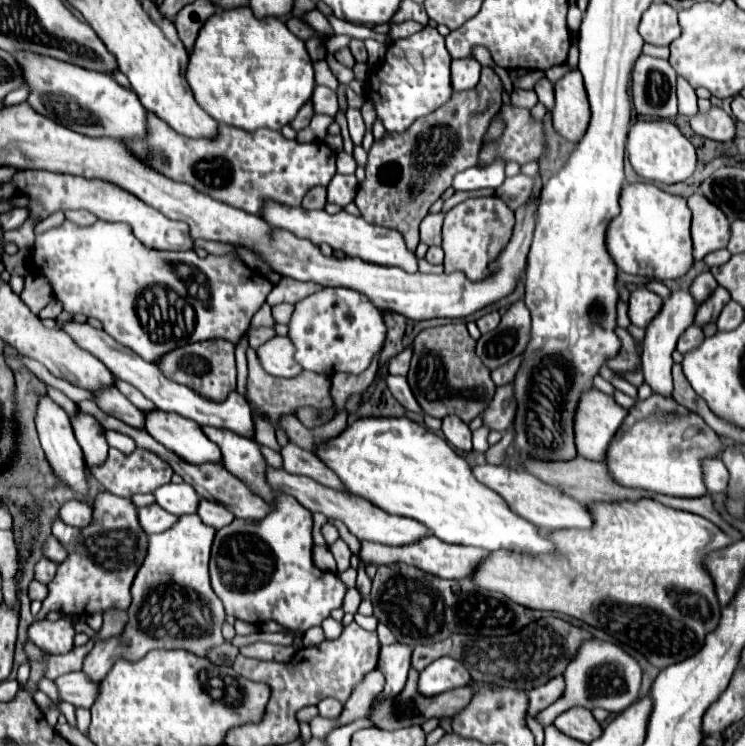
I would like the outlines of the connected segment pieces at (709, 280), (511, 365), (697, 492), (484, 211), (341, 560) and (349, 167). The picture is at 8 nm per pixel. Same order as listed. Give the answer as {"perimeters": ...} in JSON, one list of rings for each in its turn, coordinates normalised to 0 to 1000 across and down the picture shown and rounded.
{"perimeters":[[[[944,365],[930,375],[925,391],[928,391],[933,408],[941,408],[946,399],[952,399],[957,394],[960,386],[962,386],[962,375],[957,373],[957,367],[954,365]]],[[[694,477],[694,480],[683,483],[681,488],[675,488],[672,493],[664,493],[664,496],[659,499],[662,512],[664,512],[667,517],[678,517],[678,515],[689,512],[689,504],[694,501],[694,493],[699,491],[699,483],[702,483],[702,477]]],[[[871,531],[868,536],[855,536],[834,574],[823,584],[812,619],[823,646],[860,654],[895,665],[936,668],[949,662],[941,638],[941,619],[952,611],[965,611],[968,592],[965,584],[941,563],[941,558],[914,547],[906,536],[890,531]]],[[[667,263],[630,265],[597,287],[595,300],[595,365],[621,365],[630,375],[651,375],[659,370],[656,354],[667,349],[672,332],[681,330],[691,303],[689,282]]],[[[455,721],[450,729],[442,732],[442,737],[444,737],[447,745],[450,745],[452,764],[455,764],[455,767],[466,764],[466,761],[468,761],[468,748],[471,748],[471,737],[468,737],[468,732]]],[[[463,204],[452,206],[452,231],[458,231],[458,233],[474,233],[477,225],[479,225],[479,220],[477,220],[474,209],[468,209]]]]}

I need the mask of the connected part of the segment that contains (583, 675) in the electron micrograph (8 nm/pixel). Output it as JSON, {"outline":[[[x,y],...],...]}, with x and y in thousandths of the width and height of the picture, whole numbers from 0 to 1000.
{"outline":[[[791,855],[777,866],[774,877],[758,895],[756,933],[750,938],[745,938],[737,949],[732,949],[732,954],[726,954],[726,960],[721,960],[721,965],[729,973],[734,973],[750,957],[756,957],[758,952],[772,949],[772,946],[780,946],[788,952],[812,949],[815,954],[834,954],[858,936],[860,906],[863,906],[863,898],[858,893],[858,887],[847,877],[842,877],[834,866],[804,858],[804,855]]]}

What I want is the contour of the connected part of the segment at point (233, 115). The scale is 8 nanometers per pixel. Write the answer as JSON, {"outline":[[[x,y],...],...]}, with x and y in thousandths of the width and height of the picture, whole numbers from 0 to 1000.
{"outline":[[[334,8],[291,16],[275,29],[254,72],[248,105],[264,139],[294,166],[326,174],[377,174],[423,118],[420,83],[409,59],[374,24],[345,27]]]}

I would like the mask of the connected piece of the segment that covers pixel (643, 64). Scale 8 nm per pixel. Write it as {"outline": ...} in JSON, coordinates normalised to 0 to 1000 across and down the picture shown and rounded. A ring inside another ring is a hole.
{"outline":[[[860,72],[850,88],[850,142],[868,158],[909,155],[909,97],[898,80]]]}

